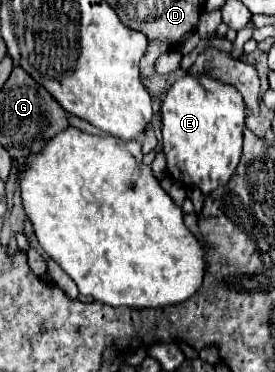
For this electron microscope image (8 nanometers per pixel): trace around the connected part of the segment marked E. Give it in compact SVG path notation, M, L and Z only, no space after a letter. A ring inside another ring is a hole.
M208 75L178 79L162 101L162 149L168 159L168 175L186 187L198 187L204 195L226 185L242 155L242 131L246 105L242 95Z

